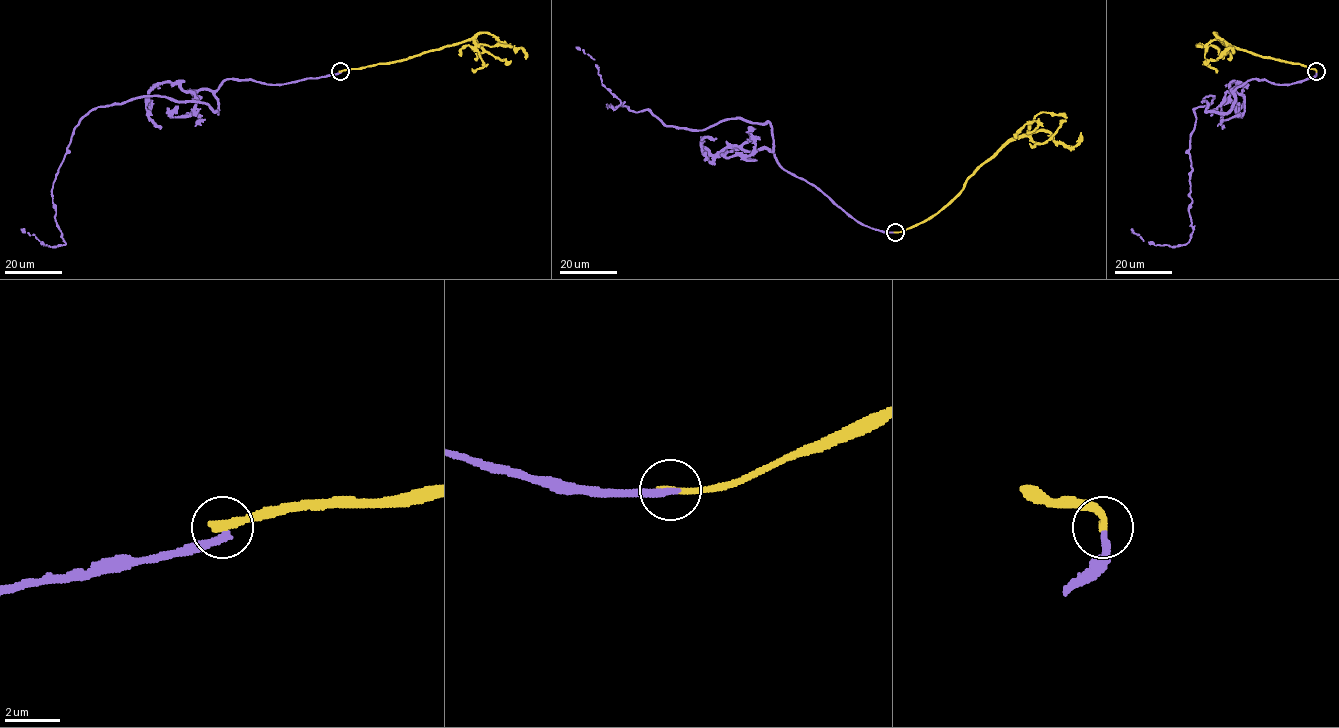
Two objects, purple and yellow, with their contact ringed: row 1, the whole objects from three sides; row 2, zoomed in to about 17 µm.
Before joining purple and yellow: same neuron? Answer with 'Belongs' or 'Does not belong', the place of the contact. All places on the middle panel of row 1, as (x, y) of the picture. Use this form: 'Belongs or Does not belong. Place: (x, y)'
Does not belong. Place: (895, 232)

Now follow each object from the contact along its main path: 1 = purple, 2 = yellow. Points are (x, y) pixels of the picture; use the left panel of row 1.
1: (340, 72), (227, 79), (219, 112), (158, 96), (95, 107), (52, 190), (66, 243), (21, 229)
2: (340, 71), (412, 58), (472, 40), (482, 33), (490, 33), (514, 48), (522, 48), (526, 59)

